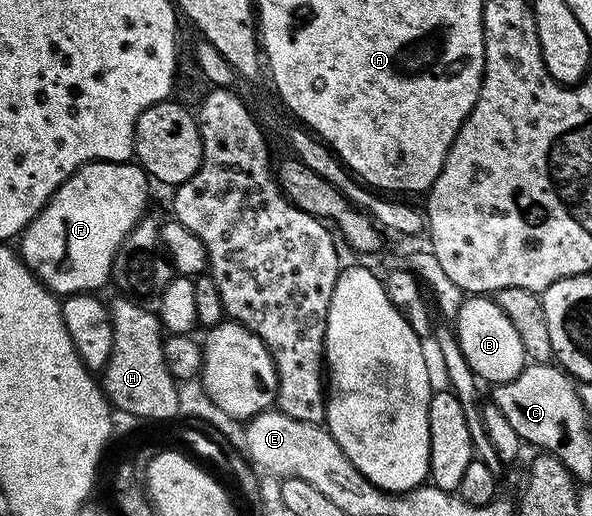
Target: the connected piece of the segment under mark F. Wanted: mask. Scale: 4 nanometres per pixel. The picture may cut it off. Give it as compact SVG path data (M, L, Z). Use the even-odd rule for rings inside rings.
M90 161L47 200L47 205L29 222L17 241L17 252L27 268L56 295L90 293L108 284L113 259L129 231L144 216L149 178L135 163Z

